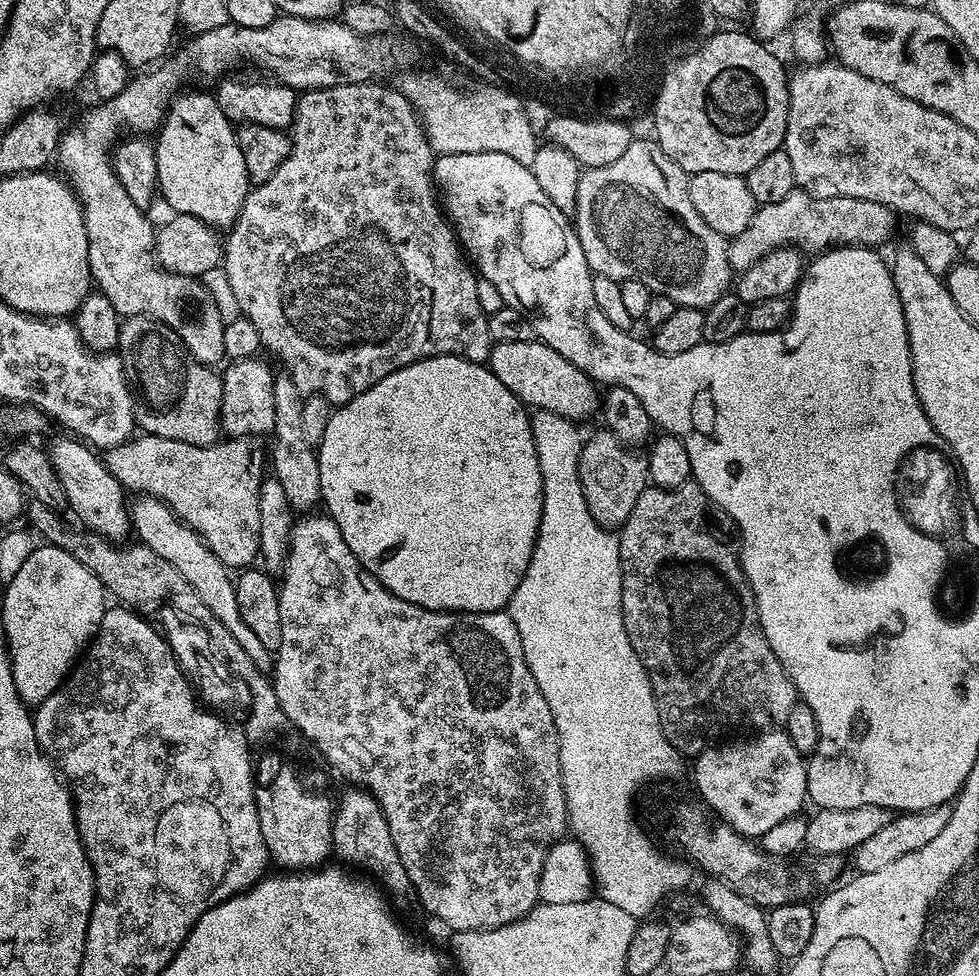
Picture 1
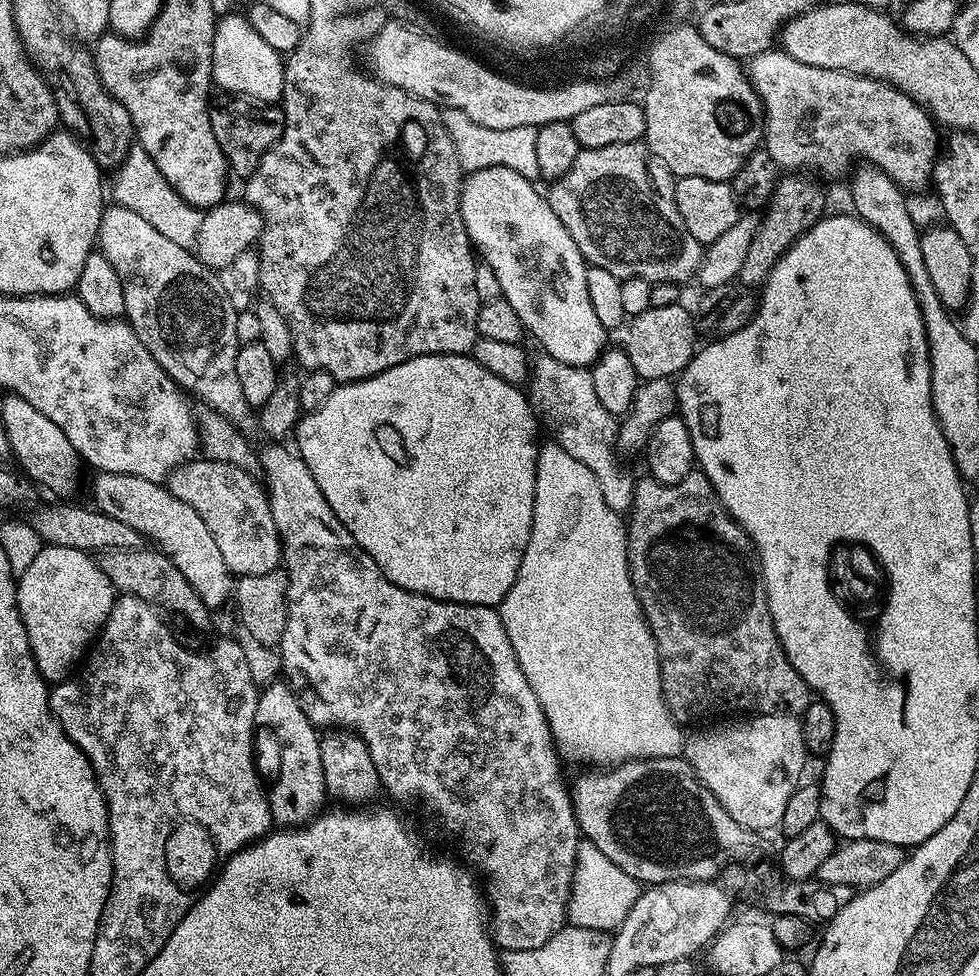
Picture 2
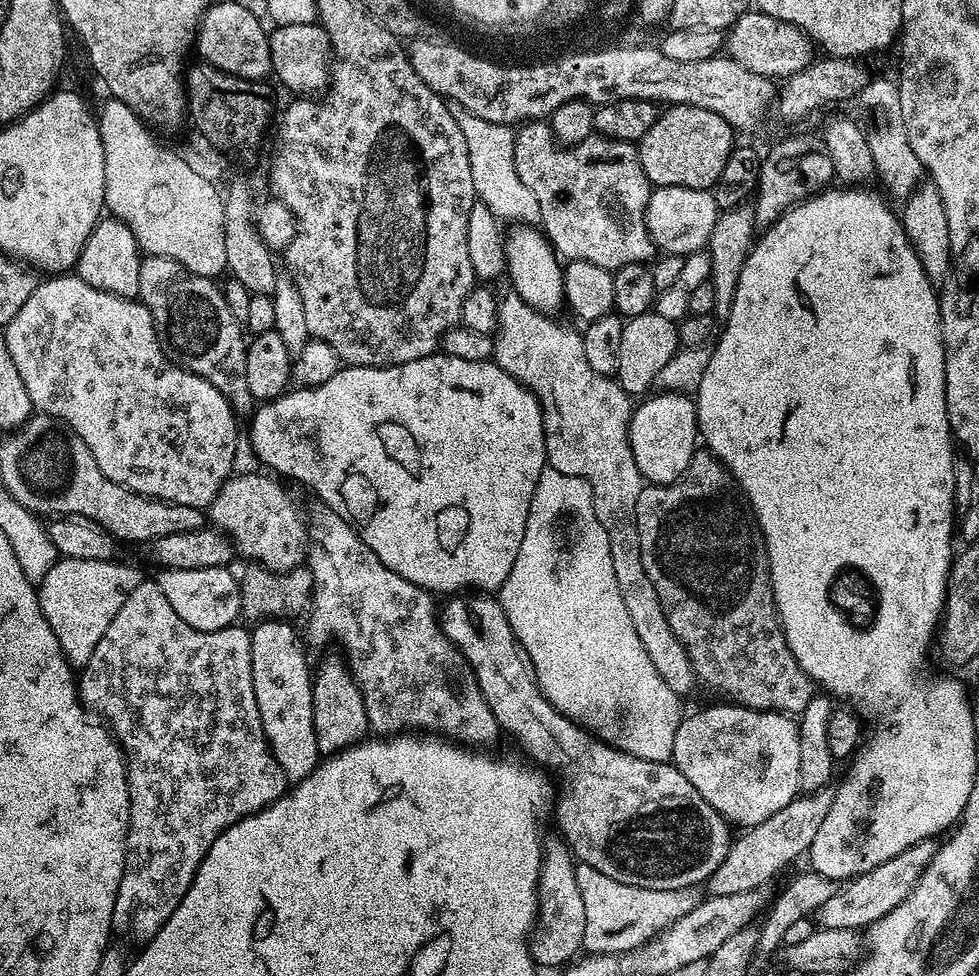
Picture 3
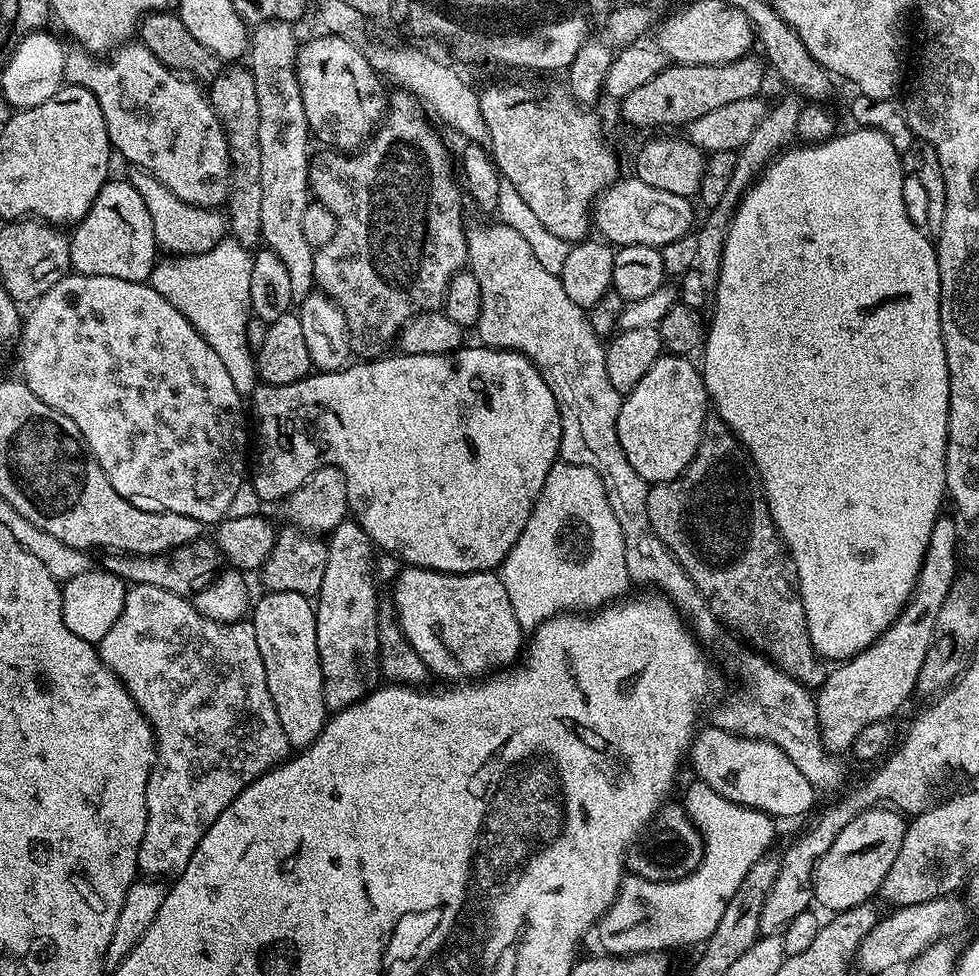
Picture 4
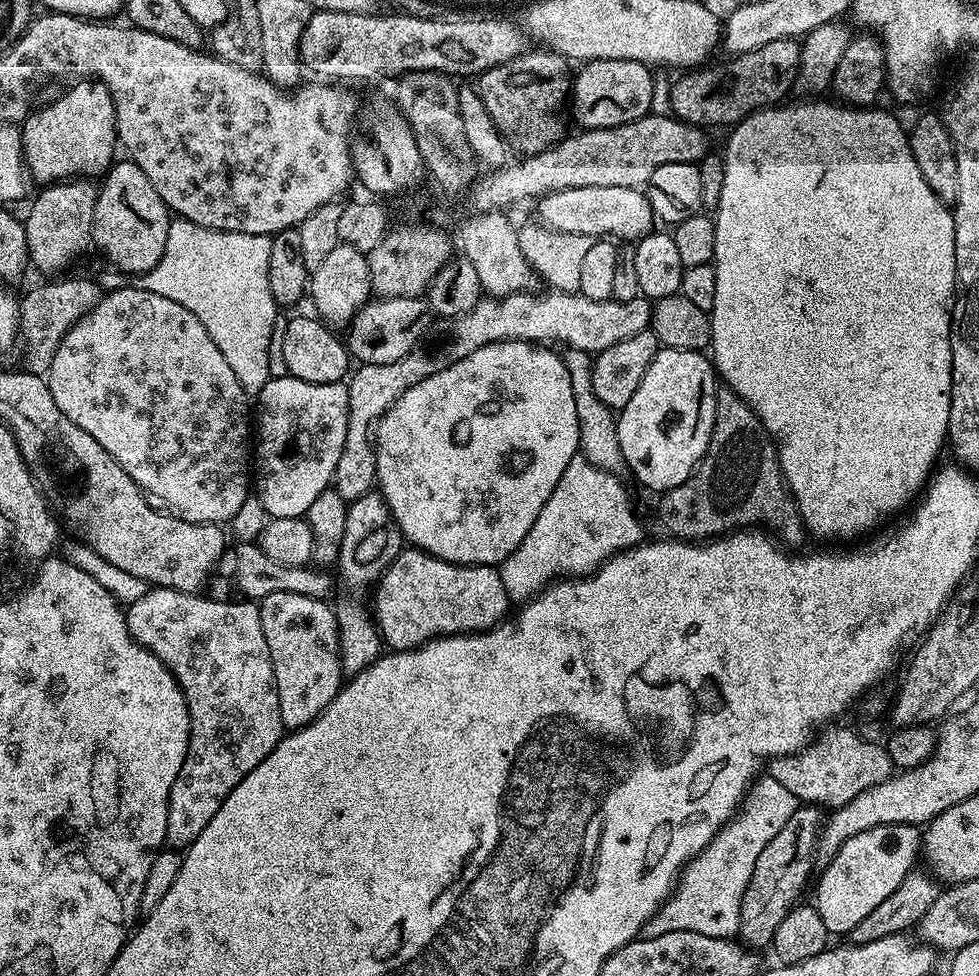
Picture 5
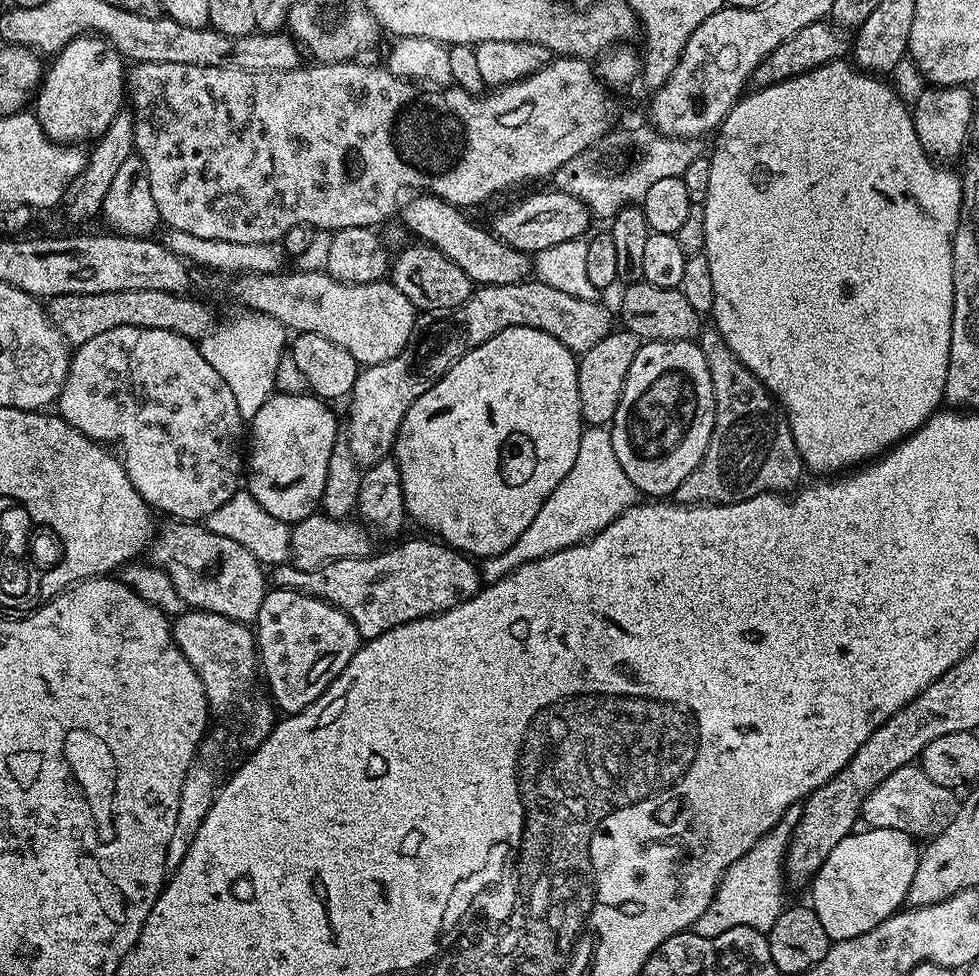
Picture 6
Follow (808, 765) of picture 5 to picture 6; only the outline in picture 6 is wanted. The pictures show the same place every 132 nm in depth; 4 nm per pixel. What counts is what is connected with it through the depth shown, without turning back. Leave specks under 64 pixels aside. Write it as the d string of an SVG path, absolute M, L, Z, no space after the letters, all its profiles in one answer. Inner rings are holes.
M915 763L902 766L881 782L868 795L860 807L863 823L870 828L886 830L902 830L902 834L913 838L931 838L936 836L956 817L958 807L957 793L946 786L938 786L938 782L930 782L924 771Z

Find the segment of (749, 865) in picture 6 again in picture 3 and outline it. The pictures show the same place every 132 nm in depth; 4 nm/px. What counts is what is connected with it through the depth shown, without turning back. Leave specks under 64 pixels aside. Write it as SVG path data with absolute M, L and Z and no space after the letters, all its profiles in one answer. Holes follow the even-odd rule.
M585 864L577 867L576 877L578 890L582 890L582 903L586 905L584 948L592 954L619 954L641 948L678 918L690 914L690 910L694 910L702 899L695 887L650 890L642 886L630 886L614 878L606 878L606 874Z

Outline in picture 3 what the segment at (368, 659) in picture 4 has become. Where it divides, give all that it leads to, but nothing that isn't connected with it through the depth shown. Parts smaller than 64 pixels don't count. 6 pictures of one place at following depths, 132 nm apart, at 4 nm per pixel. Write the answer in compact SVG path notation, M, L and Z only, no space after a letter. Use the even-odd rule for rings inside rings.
M343 655L324 656L320 660L320 665L315 665L312 677L312 701L314 702L314 738L318 742L321 757L334 756L337 752L352 748L369 735L370 725L364 699L359 686L356 685L356 680L352 677L351 670L348 668L347 659Z

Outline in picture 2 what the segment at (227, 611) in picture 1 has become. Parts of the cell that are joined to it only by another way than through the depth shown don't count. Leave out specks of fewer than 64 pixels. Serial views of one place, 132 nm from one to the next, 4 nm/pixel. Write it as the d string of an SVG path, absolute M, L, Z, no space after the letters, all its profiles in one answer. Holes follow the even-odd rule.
M96 472L96 481L92 484L92 496L95 507L102 514L110 514L110 518L118 518L118 522L138 530L145 540L156 540L155 547L170 557L174 566L182 570L182 578L194 586L198 598L206 607L219 610L224 603L234 596L234 577L218 551L214 542L214 534L206 527L206 522L182 498L174 498L163 483L150 478L138 478L134 474L118 474L117 472Z

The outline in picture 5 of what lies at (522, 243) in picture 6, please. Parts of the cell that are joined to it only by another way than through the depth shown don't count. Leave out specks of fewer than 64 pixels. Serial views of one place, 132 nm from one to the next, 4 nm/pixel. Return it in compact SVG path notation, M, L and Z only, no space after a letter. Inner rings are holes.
M582 186L581 188L564 189L561 192L541 196L536 205L535 219L541 225L562 234L582 234L593 238L615 238L617 241L629 240L635 242L641 236L653 231L654 204L643 196L640 188L627 188L626 186Z

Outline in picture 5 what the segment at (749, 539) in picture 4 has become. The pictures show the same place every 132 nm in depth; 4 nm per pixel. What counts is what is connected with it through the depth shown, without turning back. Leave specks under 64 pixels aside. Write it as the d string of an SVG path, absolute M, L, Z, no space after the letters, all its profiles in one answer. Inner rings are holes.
M727 386L717 387L716 390L716 421L706 454L696 465L690 478L682 482L682 486L674 486L663 493L659 500L660 520L678 540L707 542L725 535L726 530L748 530L753 526L763 526L774 534L777 541L785 545L800 544L804 536L806 537L806 529L800 519L800 512L796 509L796 502L784 483L775 443L760 425L760 419L754 414L754 410L750 410L747 402Z

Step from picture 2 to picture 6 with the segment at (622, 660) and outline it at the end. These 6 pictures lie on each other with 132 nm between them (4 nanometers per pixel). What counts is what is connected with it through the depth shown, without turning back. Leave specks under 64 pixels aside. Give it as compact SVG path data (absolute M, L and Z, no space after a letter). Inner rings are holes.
M604 426L585 427L580 433L578 454L574 458L574 466L570 466L570 474L566 474L566 478L558 482L558 490L554 490L554 494L542 502L542 510L538 510L534 522L526 526L518 542L514 542L510 550L502 550L502 554L489 556L483 561L481 581L493 584L526 562L534 562L558 550L586 542L591 536L606 530L606 526L610 526L610 522L614 522L623 512L635 508L637 503L638 493L634 482L630 482L626 470L622 470L618 462L618 454L614 454L611 431Z

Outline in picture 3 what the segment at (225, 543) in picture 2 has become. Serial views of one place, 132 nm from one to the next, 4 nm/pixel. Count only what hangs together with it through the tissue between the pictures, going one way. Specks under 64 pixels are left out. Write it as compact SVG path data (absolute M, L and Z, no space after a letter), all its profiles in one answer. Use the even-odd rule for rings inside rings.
M244 472L241 476L239 474L229 476L210 505L210 520L219 531L232 541L233 549L239 555L241 552L248 562L258 562L259 567L269 568L271 572L289 572L291 568L301 567L305 563L308 526L302 512L296 509L295 502L288 497L287 490L280 485L283 483L271 475L268 476L259 476L256 472Z

